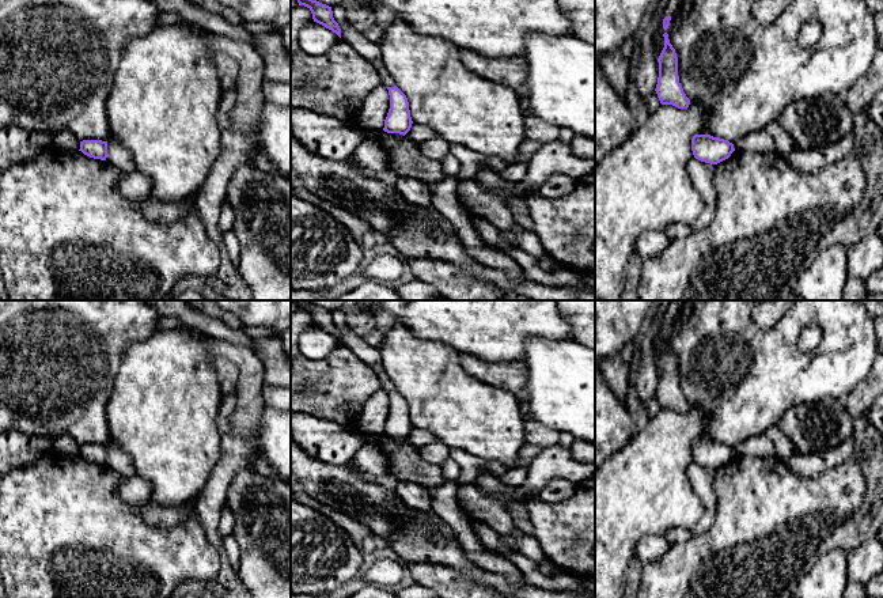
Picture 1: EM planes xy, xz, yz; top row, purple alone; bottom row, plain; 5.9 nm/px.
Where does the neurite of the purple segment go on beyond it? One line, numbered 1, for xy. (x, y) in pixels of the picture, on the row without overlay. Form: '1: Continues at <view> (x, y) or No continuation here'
1: No continuation here

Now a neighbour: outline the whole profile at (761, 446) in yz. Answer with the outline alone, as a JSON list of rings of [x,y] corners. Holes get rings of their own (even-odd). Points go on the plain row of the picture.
[[[757,435],[734,448],[735,455],[773,457],[776,455],[773,442],[765,435]]]

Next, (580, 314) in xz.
[[[557,300],[577,342],[595,349],[595,300]]]

